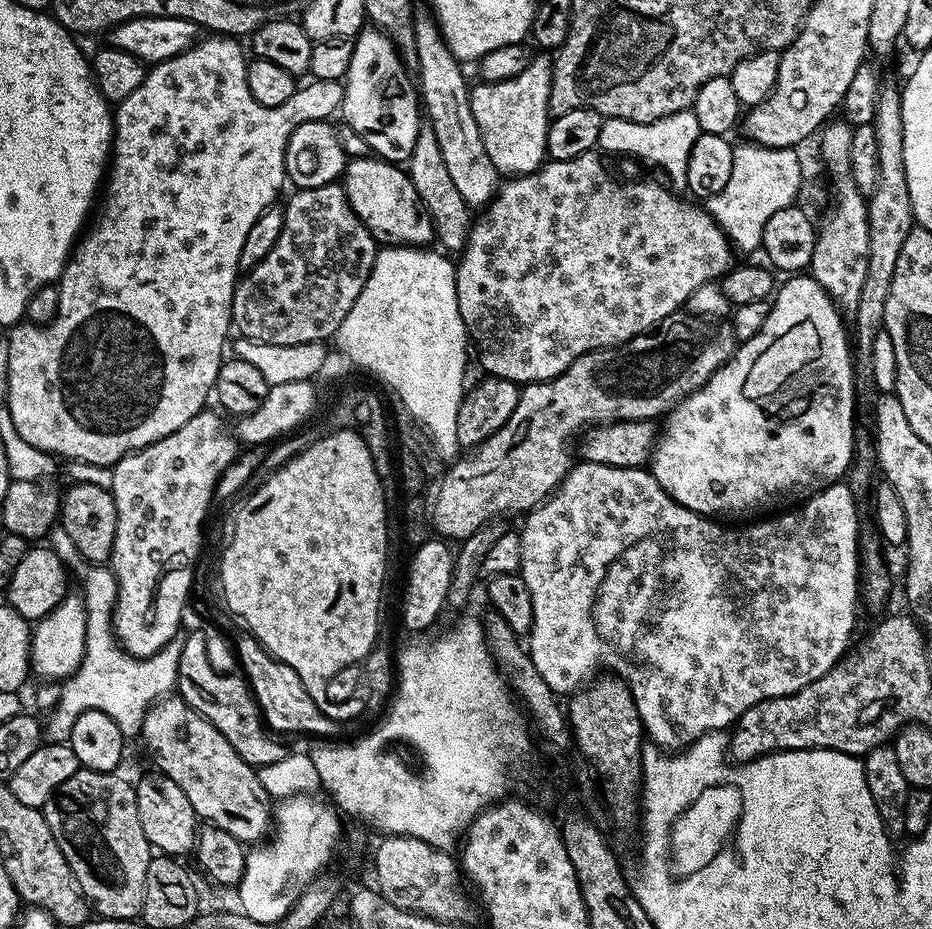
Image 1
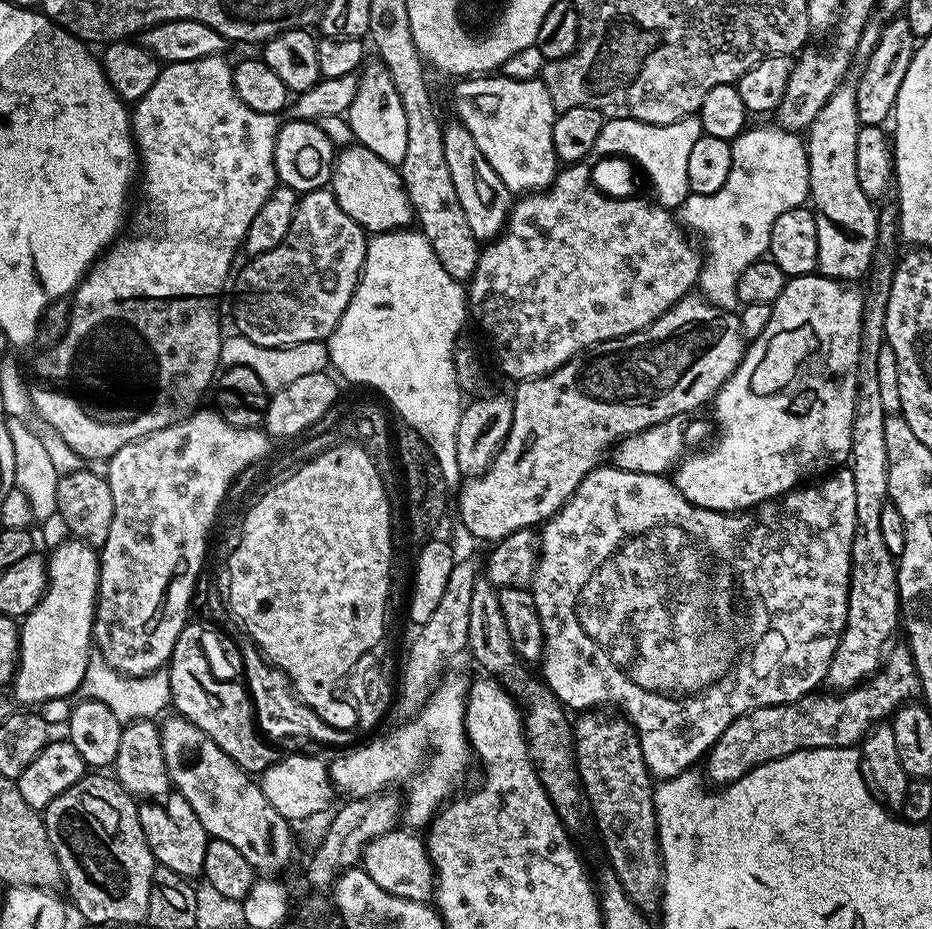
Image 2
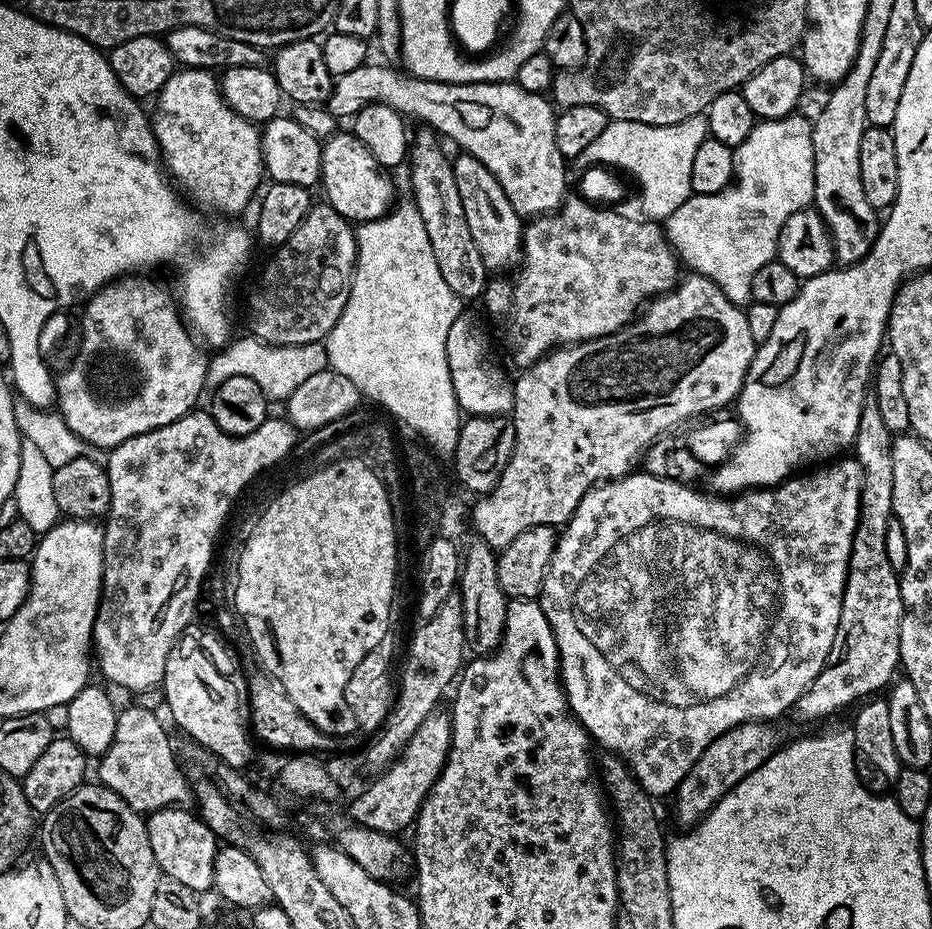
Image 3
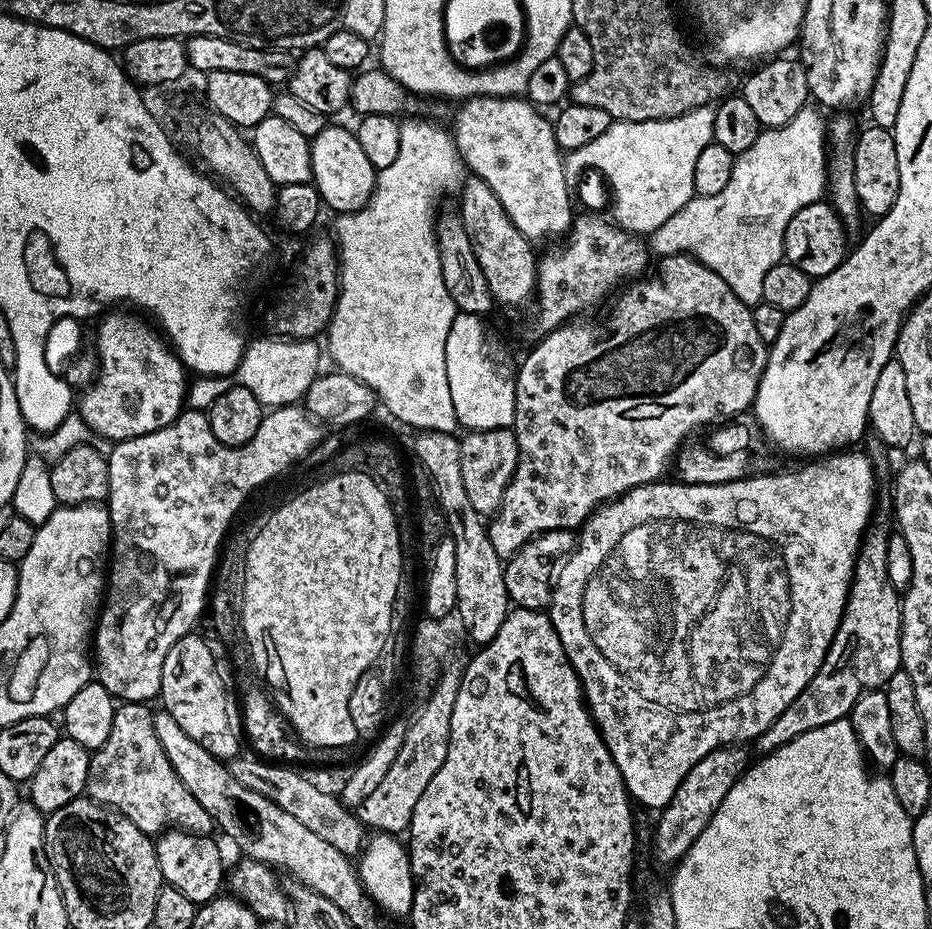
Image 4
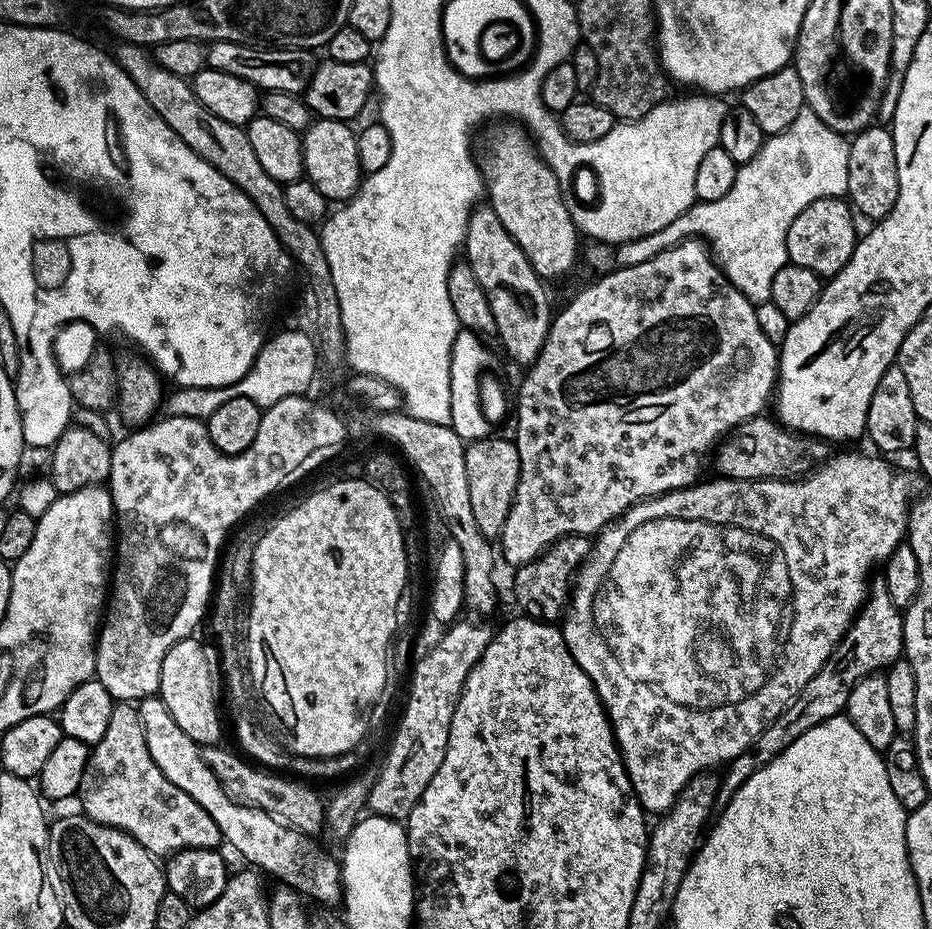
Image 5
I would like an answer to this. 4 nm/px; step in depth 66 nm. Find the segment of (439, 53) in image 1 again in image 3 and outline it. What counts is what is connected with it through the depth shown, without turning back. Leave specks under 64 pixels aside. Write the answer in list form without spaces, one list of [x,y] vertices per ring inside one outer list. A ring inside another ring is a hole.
[[[467,154],[457,155],[452,160],[454,182],[458,182],[458,198],[462,198],[462,210],[466,214],[466,223],[470,226],[470,235],[478,245],[478,254],[482,254],[482,262],[490,270],[496,268],[517,267],[524,247],[524,229],[520,217],[510,206],[510,198],[506,198],[506,190],[498,186],[498,178],[478,162],[478,158]]]

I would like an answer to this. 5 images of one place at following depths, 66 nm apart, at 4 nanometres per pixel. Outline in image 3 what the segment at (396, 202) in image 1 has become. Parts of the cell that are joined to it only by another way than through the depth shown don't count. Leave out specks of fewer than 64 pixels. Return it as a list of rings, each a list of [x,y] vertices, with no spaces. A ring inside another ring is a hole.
[[[337,131],[322,144],[322,174],[320,184],[324,188],[323,199],[338,214],[342,214],[349,222],[377,220],[388,215],[393,207],[392,180],[387,171],[366,150],[364,143],[351,131]]]

